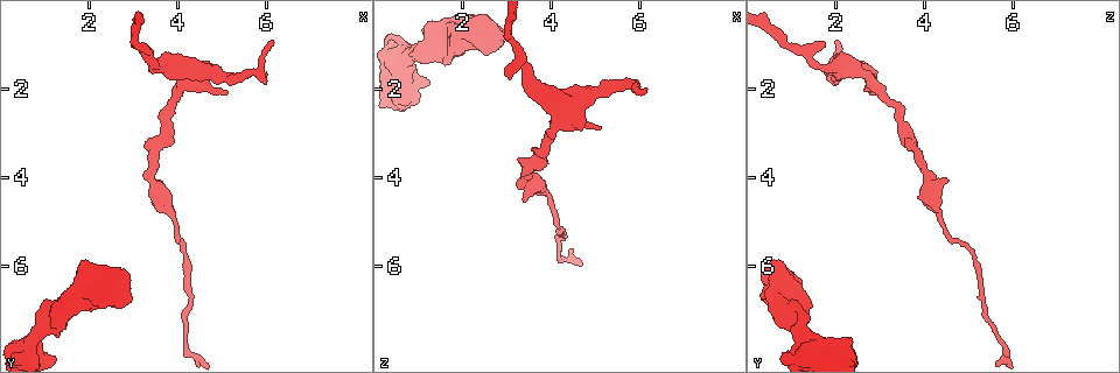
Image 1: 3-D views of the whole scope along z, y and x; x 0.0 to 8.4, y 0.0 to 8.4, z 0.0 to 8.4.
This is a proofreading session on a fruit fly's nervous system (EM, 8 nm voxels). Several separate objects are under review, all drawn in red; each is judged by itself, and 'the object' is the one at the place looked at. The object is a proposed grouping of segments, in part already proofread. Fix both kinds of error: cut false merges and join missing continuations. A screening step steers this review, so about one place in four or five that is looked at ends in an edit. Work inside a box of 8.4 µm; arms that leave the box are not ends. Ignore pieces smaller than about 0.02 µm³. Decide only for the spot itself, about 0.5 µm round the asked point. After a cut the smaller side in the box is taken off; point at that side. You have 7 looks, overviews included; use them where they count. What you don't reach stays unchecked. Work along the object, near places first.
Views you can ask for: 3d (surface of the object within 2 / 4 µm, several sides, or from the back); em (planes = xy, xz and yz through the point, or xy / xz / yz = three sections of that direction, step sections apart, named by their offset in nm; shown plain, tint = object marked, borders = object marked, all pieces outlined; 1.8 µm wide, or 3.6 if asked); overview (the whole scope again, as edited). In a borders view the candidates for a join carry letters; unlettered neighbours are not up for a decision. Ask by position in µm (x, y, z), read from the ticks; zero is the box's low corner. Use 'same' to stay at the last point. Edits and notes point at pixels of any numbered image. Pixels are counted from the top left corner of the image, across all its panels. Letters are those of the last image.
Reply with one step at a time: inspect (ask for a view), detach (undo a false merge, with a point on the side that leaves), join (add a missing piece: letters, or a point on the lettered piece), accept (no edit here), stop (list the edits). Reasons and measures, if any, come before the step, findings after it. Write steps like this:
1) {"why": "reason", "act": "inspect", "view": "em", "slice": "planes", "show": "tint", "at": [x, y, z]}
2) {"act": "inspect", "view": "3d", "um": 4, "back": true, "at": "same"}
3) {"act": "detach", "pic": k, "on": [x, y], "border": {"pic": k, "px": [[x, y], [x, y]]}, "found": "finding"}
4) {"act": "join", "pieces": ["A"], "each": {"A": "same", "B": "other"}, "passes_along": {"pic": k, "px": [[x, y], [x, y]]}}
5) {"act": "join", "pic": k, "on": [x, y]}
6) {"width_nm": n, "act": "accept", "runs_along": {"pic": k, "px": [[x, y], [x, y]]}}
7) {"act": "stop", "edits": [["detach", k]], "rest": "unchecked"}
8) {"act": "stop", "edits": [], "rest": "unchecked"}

{"why": "free end", "act": "inspect", "view": "em", "slice": "planes", "show": "borders", "at": [5.10, 2.15, 2.85]}

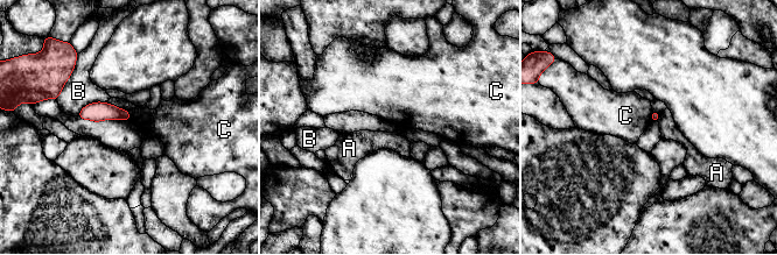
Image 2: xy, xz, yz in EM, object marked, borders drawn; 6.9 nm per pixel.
{"act": "accept", "each": {"A": "other", "B": "other", "C": "other"}, "border": {"pic": 2, "px": [[121, 108], [130, 113], [130, 120]]}, "found": "no lettered piece goes on from it"}

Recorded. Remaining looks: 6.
{"why": "tapers out", "act": "inspect", "view": "em", "slice": "xz", "step": 4, "show": "tint", "at": [6.10, 0.95, 2.00]}

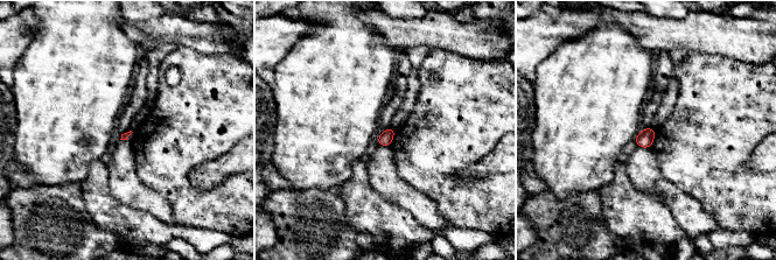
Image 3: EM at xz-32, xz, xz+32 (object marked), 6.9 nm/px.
{"why": "cut it another way", "act": "inspect", "view": "em", "slice": "yz", "step": 16, "show": "borders", "at": "same"}

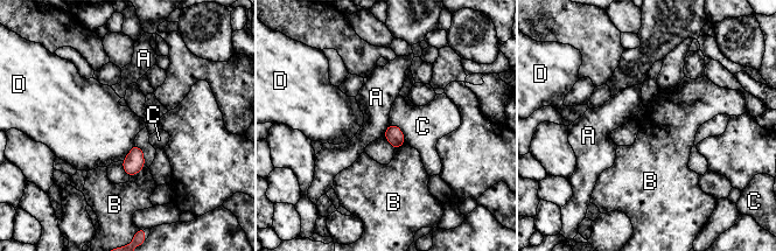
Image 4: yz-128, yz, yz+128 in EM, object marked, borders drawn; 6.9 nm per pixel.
{"longest_contact_nm": ["C", 170], "act": "accept", "each": {"A": "other", "B": "other", "C": "other", "D": "other"}, "border": {"pic": 4, "px": [[390, 124], [383, 133]]}, "found": "no lettered piece goes on from it"}

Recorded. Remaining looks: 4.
{"why": "thin neck", "act": "inspect", "view": "em", "slice": "planes", "show": "tint", "at": [3.50, 3.55, 3.90]}

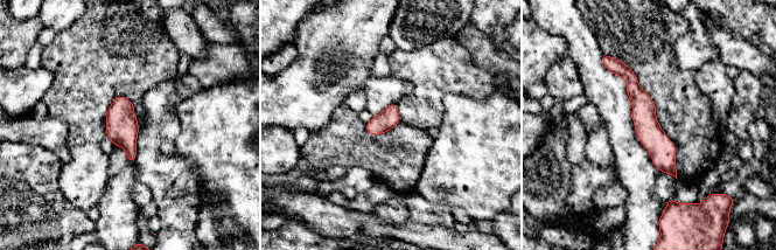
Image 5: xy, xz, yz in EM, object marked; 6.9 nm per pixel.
{"act": "inspect", "view": "em", "slice": "planes", "show": "borders", "at": "same"}

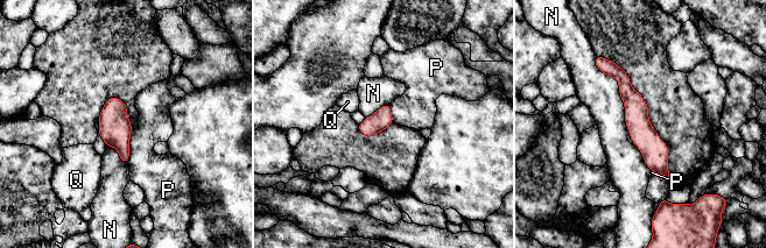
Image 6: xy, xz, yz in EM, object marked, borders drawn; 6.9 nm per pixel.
{"width_nm": 140, "act": "accept", "each": {"N": "other", "P": "other", "Q": "other"}, "border": {"pic": 6, "px": [[132, 127], [128, 161], [126, 163]]}, "found": "all the same cell"}

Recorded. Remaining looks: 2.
{"act": "stop", "edits": [], "rest": "unchecked"}

